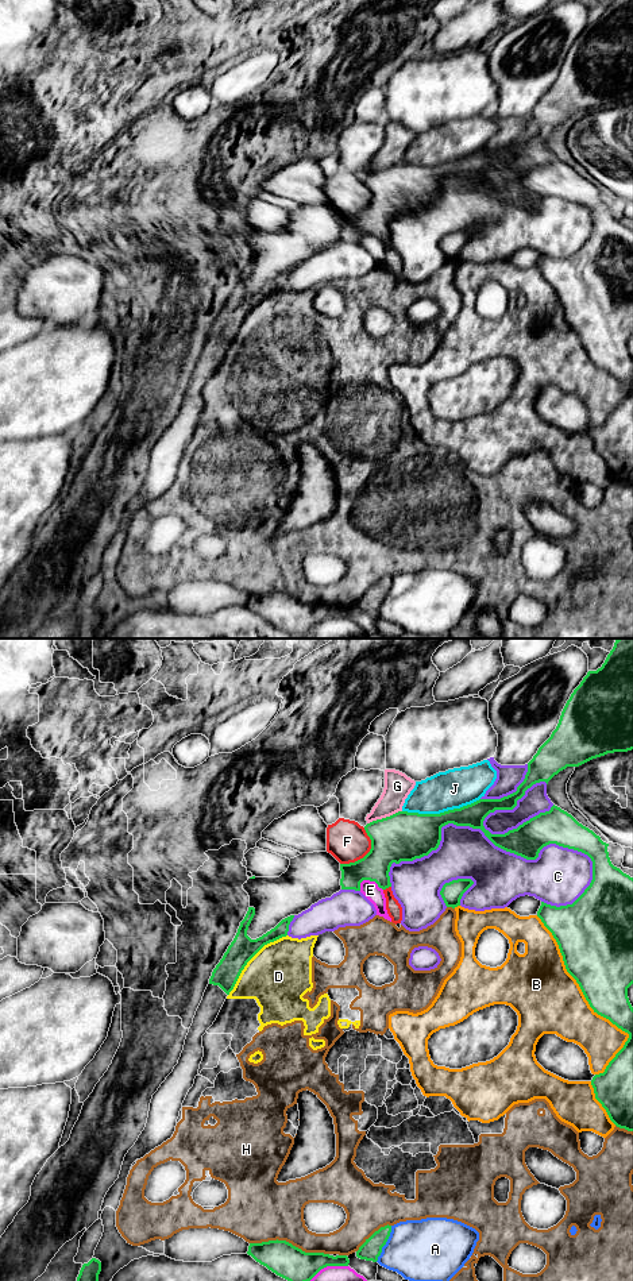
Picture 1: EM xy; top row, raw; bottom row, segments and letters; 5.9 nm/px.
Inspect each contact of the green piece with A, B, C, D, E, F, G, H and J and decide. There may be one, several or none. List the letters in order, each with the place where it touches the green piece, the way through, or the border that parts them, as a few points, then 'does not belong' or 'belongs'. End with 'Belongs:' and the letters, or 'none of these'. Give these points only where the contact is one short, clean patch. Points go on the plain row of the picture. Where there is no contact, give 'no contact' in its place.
A: contact xy (385, 595); does not belong
B: contact xy (586, 351); does not belong
C: contact xy (481, 181); does not belong
D: contact xy (250, 311); does not belong
E: contact xy (371, 232); does not belong
F: contact xy (367, 205); border xy (365, 180), (370, 192), (370, 201), (362, 209), (340, 216); does not belong
G: contact xy (383, 170); way xy (404, 188), (383, 170), (397, 138); belongs
H: contact xy (288, 594); does not belong
J: contact xy (440, 165); does not belong
Belongs: G

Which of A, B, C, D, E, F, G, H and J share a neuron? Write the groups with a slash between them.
A / B / C / D H / E / F / G / J

